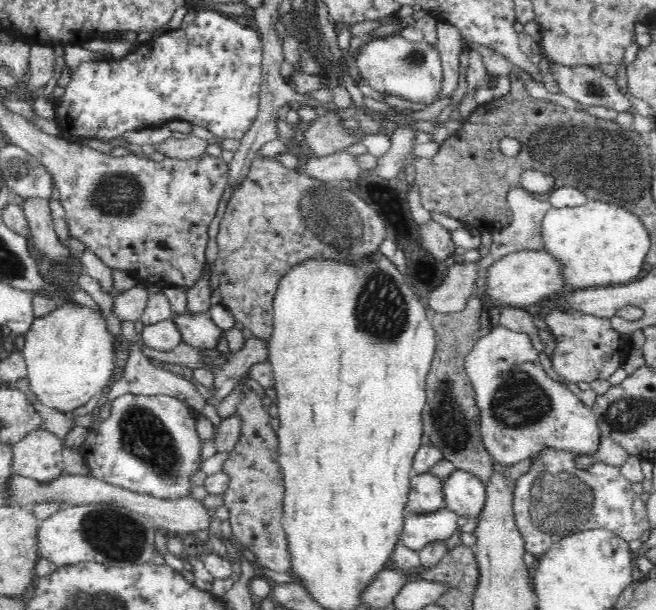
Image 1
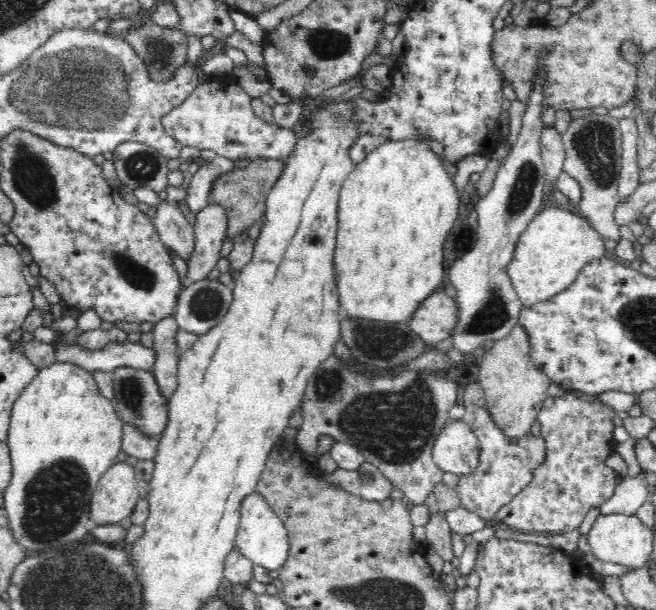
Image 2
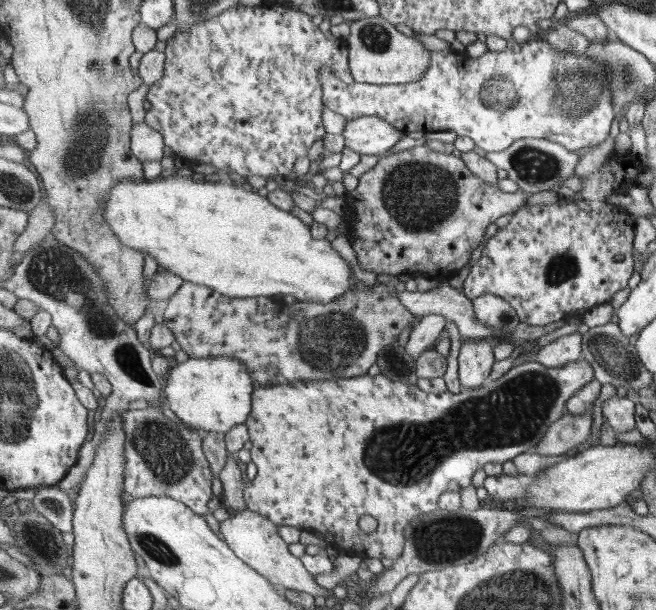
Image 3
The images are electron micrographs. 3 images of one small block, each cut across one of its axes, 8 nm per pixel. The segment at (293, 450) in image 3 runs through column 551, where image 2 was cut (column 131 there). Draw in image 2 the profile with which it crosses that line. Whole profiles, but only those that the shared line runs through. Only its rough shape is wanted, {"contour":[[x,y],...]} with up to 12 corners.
{"contour":[[113,370],[122,424],[159,439],[169,402],[150,370]]}

